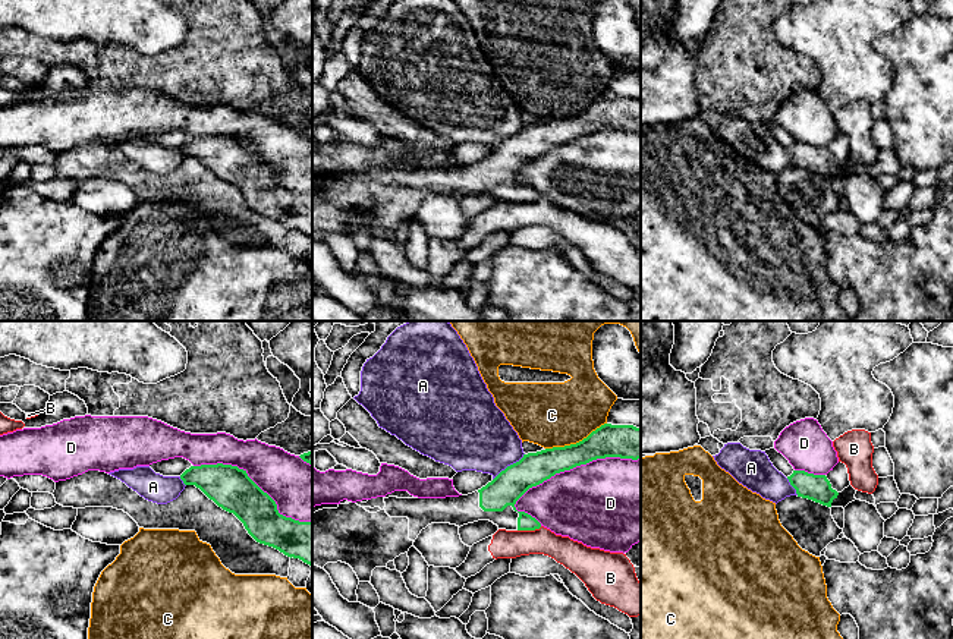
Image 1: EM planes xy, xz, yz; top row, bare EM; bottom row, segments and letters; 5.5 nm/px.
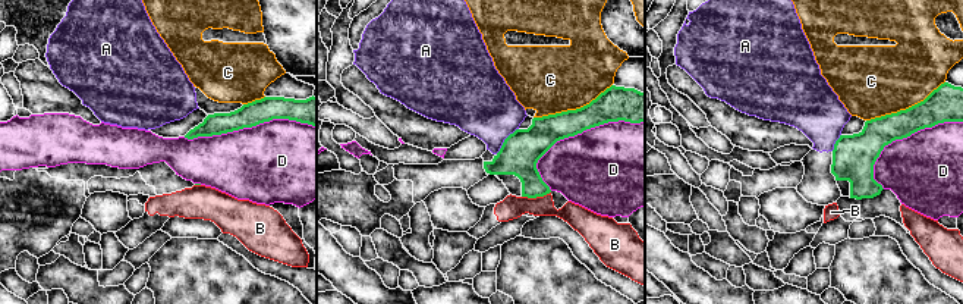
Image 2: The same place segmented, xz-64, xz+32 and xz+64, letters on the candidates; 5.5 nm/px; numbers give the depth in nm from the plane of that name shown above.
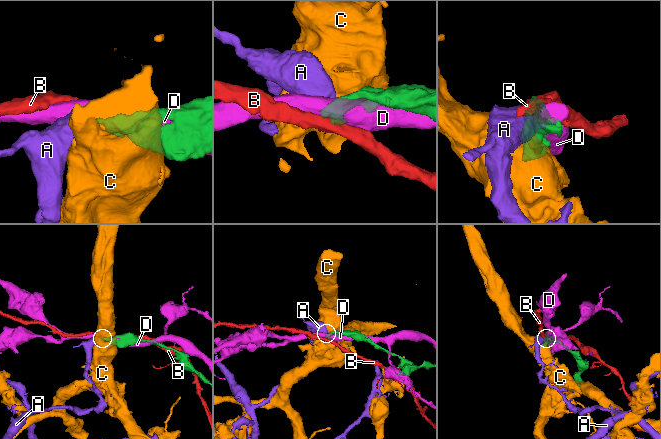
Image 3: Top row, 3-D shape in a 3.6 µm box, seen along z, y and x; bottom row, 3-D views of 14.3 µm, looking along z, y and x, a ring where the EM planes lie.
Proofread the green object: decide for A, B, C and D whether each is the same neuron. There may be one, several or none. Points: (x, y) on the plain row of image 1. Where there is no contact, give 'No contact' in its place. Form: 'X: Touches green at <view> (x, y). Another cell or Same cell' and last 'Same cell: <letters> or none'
A: Touches green at xz (510, 137). Another cell
B: Touches green at xz (530, 201). Another cell
C: Touches green at xz (576, 115). Another cell
D: Touches green at xz (575, 138). Another cell
Same cell: none

